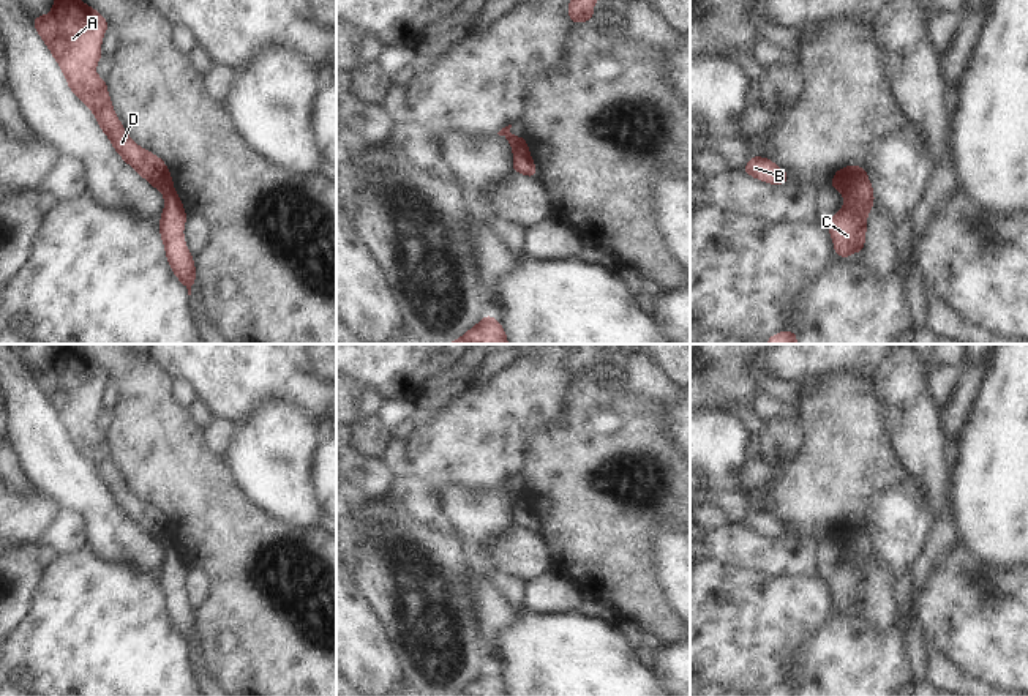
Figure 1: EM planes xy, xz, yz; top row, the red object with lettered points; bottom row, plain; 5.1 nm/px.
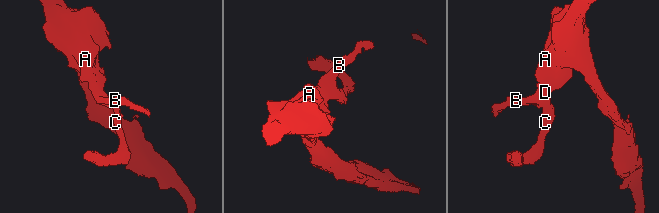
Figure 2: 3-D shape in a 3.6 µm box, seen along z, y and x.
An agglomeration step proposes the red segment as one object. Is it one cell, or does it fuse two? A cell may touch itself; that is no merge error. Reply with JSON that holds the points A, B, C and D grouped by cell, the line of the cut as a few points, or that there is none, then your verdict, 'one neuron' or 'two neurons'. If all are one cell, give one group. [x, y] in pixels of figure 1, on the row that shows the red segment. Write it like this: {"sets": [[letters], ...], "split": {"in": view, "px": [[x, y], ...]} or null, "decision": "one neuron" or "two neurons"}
{"sets": [["A", "B", "D"], ["C"]], "split": {"in": "yz", "px": [[866, 174], [845, 194]]}, "decision": "two neurons"}

